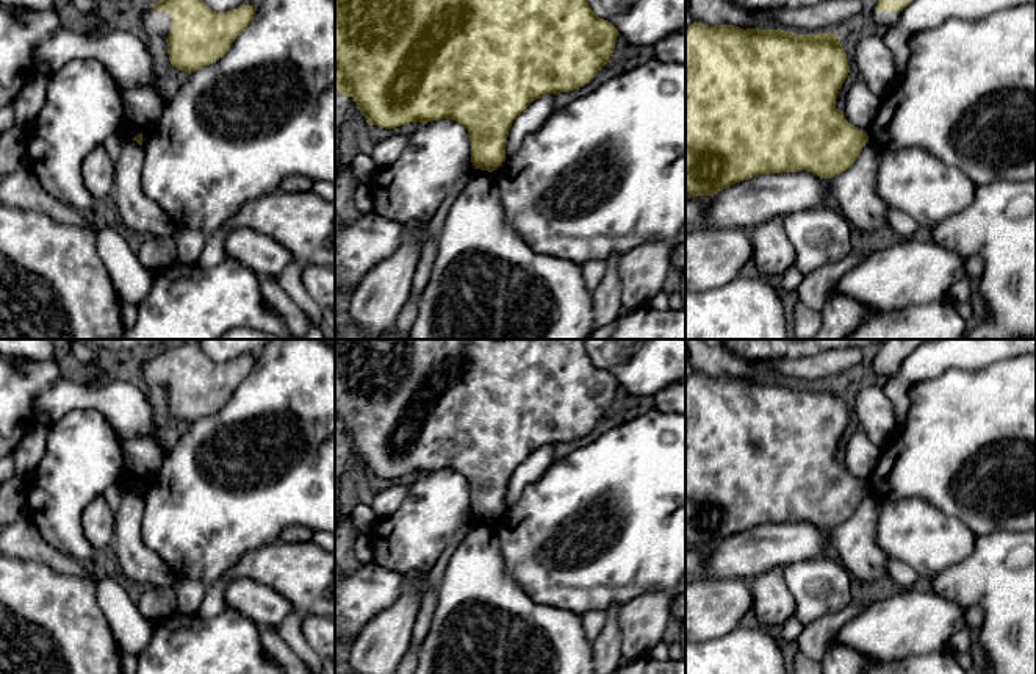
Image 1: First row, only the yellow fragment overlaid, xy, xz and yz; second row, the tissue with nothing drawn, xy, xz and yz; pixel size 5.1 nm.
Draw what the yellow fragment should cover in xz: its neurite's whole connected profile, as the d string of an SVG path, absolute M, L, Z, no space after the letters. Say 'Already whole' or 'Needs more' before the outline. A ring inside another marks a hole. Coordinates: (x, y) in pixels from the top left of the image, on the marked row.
Already whole. M335 0L335 86L346 100L352 97L369 125L396 128L410 122L452 119L468 130L474 169L493 172L505 161L512 122L537 99L570 92L588 84L613 53L618 30L598 17L587 0Z

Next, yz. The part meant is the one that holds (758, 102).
Already whole. M693 22L685 31L685 191L693 197L712 195L743 180L759 177L762 174L782 174L808 170L820 178L833 178L847 170L859 156L869 136L865 131L851 125L836 108L836 99L850 66L847 53L840 44L840 36L833 33L822 34L797 34L792 31L740 28L734 25L709 27Z

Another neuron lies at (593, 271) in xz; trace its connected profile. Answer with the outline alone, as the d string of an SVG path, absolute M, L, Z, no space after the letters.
M590 260L581 266L585 286L593 292L606 275L606 261Z

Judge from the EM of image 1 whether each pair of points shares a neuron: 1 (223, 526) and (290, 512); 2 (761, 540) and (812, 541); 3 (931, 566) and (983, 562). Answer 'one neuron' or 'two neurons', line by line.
1: one neuron
2: one neuron
3: two neurons

